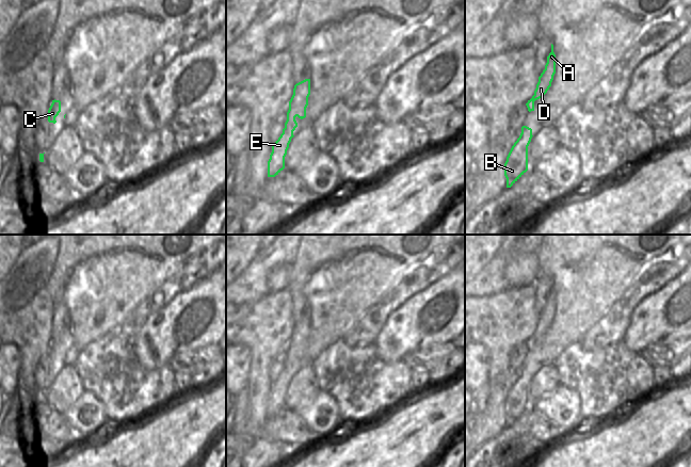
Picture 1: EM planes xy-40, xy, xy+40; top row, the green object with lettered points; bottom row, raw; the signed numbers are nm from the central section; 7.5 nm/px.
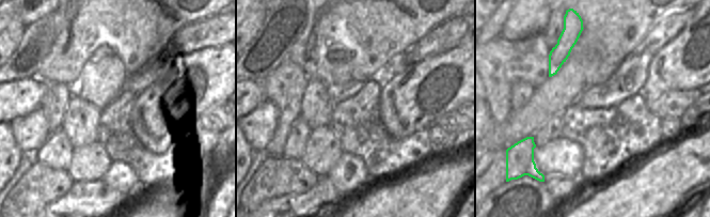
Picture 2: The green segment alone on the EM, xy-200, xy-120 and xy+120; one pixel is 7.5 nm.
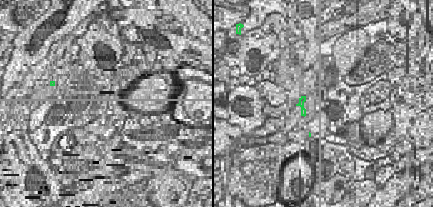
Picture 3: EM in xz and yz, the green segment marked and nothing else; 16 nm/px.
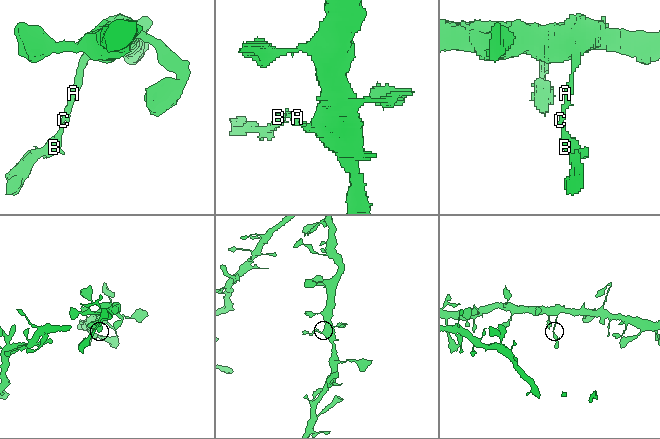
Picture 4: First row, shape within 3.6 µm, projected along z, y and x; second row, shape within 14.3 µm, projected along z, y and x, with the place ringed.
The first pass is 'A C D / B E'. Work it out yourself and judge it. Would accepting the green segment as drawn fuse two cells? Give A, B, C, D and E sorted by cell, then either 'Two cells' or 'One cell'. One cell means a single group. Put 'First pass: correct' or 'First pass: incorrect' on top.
First pass: correct
Groups: A C D / B E. Two cells.

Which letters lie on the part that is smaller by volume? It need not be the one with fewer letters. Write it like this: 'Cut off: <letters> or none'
Cut off: B, E

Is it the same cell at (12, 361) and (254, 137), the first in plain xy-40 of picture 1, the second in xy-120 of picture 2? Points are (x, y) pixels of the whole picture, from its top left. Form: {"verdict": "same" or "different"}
{"verdict": "same"}

